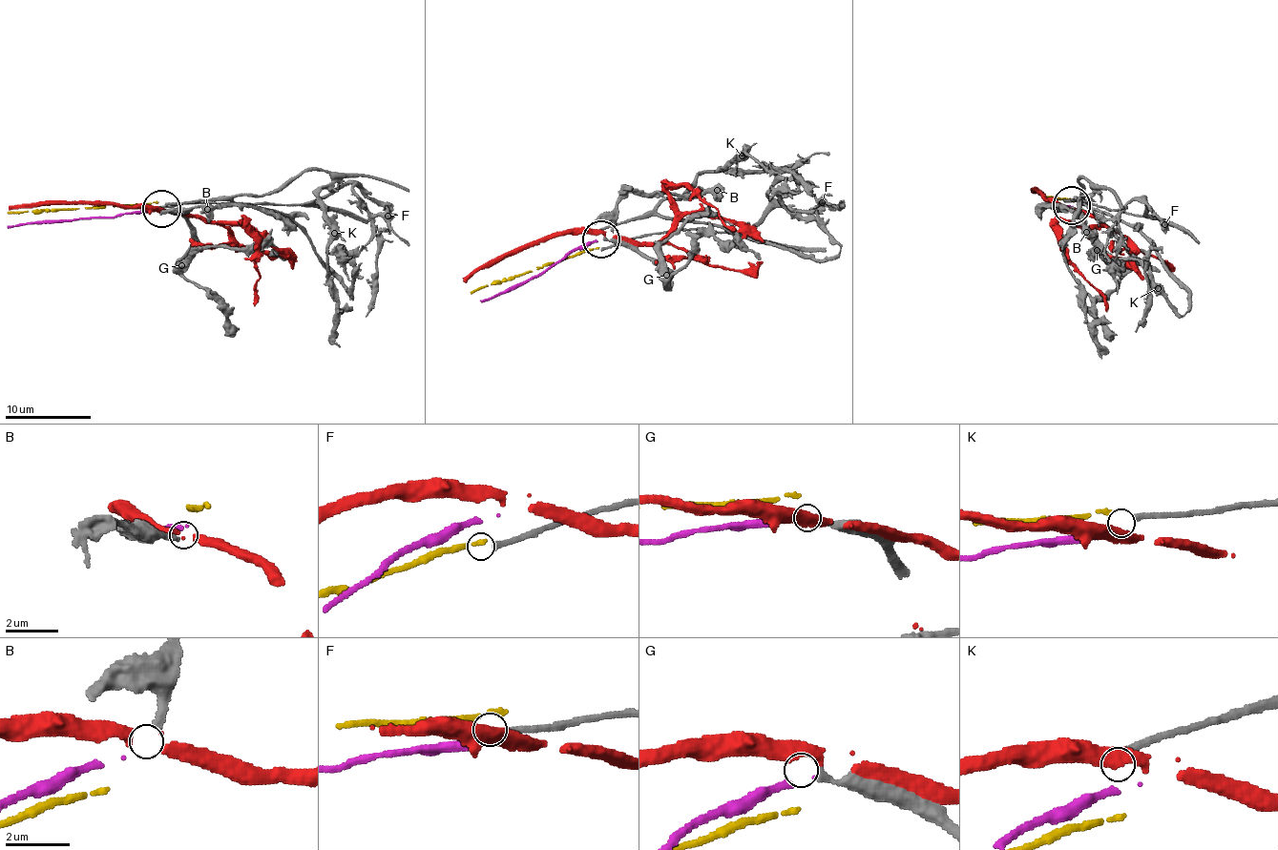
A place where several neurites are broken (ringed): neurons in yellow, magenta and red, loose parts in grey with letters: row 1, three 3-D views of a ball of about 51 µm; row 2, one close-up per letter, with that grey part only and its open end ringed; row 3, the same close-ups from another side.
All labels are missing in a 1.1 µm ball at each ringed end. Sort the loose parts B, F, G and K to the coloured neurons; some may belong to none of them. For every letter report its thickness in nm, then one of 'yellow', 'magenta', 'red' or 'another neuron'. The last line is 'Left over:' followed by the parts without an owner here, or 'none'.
B: 220 nm | another neuron
F: 200 nm | another neuron
G: 240 nm | another neuron
K: 200 nm | another neuron
Left over: B, F, G, K

